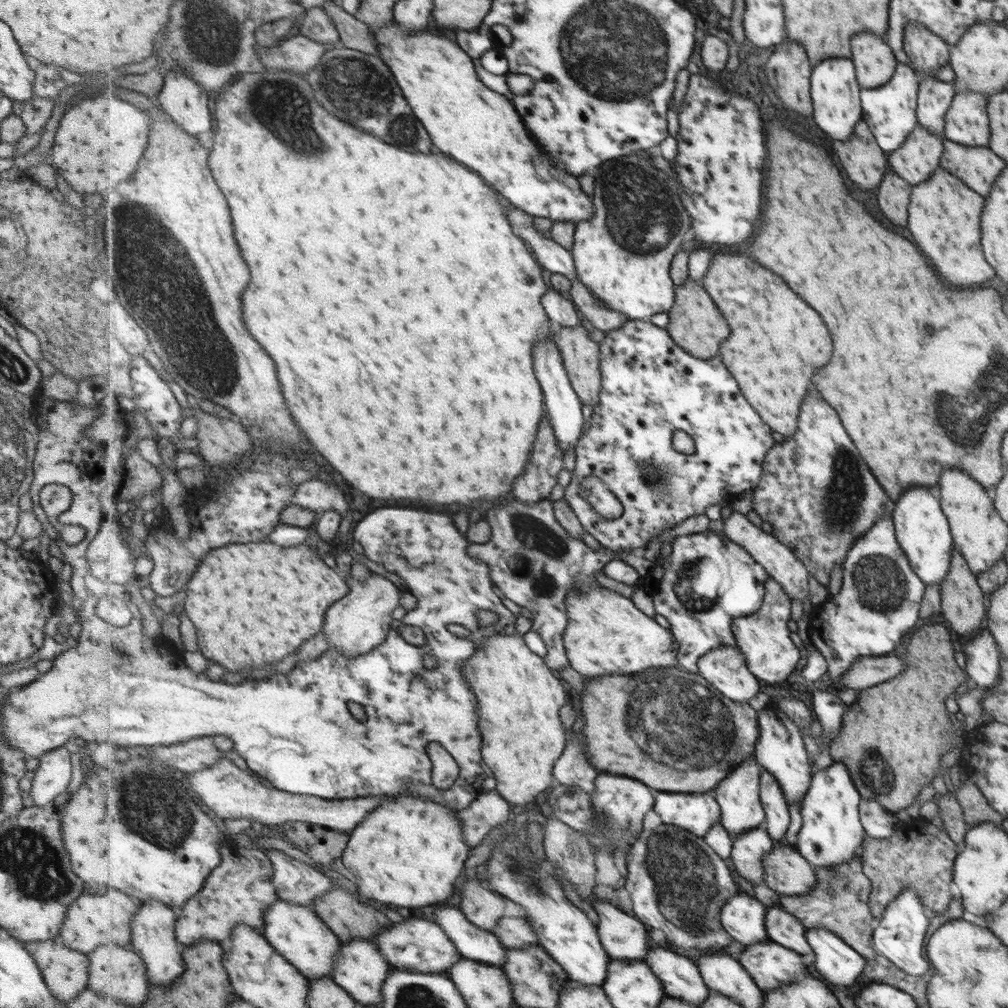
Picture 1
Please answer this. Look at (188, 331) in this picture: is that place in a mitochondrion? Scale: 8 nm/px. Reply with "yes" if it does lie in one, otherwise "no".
yes

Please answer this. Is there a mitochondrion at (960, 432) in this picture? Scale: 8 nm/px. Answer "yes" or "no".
yes

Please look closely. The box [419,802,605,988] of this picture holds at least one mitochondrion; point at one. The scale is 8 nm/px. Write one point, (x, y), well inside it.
(524, 870)

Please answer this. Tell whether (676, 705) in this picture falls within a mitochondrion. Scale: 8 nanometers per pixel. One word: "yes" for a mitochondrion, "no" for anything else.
yes

